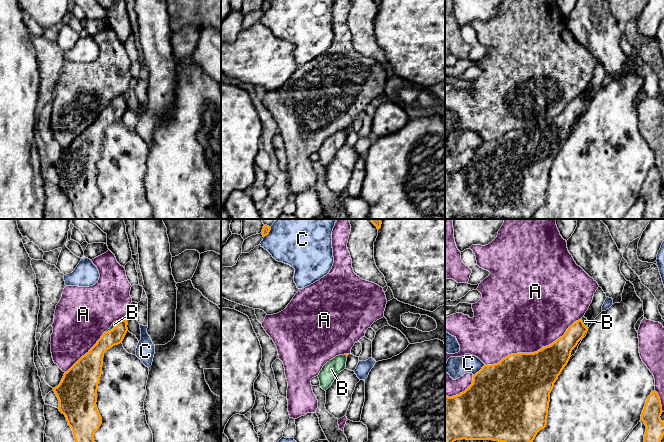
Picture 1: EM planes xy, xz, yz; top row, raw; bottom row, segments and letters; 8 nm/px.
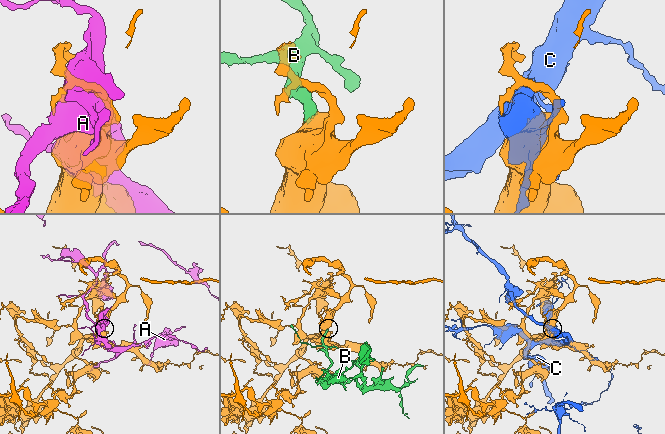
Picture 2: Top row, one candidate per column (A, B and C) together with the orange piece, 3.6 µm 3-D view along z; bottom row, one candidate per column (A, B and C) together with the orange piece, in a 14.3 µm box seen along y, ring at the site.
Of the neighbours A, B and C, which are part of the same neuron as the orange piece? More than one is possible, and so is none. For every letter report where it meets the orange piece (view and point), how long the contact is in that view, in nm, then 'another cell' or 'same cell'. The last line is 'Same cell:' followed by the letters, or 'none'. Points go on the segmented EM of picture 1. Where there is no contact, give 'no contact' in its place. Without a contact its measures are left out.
A: yz (534, 352) | 850 nm | another cell
B: xy (114, 327) | 130 nm | same cell
C: yz (480, 370) | 130 nm | another cell
Same cell: B

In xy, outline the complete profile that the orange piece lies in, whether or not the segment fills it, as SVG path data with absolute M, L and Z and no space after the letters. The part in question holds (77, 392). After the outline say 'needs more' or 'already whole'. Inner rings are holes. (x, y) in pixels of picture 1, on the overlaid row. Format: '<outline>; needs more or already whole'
M127 320L114 322L89 352L64 373L60 384L53 388L59 400L58 409L65 415L68 425L73 431L75 442L95 442L94 434L102 424L102 418L97 409L96 402L104 353L113 346L122 343L128 331L127 325Z; needs more

